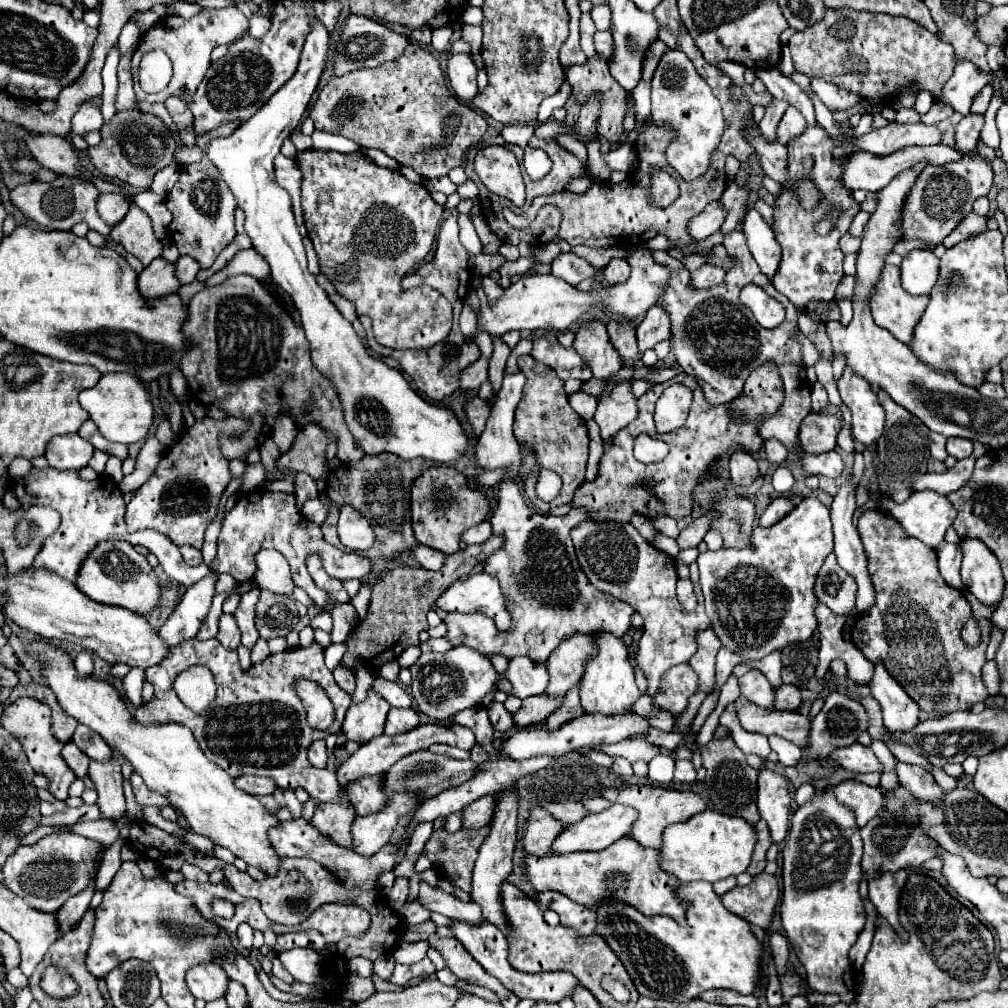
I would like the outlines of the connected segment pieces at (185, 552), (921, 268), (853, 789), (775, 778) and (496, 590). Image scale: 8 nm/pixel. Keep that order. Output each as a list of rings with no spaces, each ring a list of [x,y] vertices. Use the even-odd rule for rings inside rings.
[[[182,547],[182,557],[188,565],[200,565],[202,563],[202,553],[196,547]]]
[[[912,251],[902,261],[902,287],[912,295],[930,295],[940,271],[932,251]]]
[[[844,781],[840,785],[828,785],[826,789],[834,789],[838,801],[854,809],[858,827],[864,827],[884,811],[884,797],[878,787],[868,787],[858,781]]]
[[[762,769],[758,777],[758,811],[768,823],[774,843],[782,843],[790,829],[790,809],[792,799],[788,783],[782,775]]]
[[[472,573],[468,579],[456,581],[450,589],[446,589],[446,593],[442,593],[436,607],[456,613],[484,613],[500,631],[510,627],[510,613],[506,609],[498,579],[488,573]]]

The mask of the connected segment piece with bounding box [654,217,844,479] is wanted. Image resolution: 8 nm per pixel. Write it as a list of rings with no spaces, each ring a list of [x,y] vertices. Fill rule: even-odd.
[[[744,217],[740,219],[738,227],[730,231],[730,235],[724,239],[724,247],[728,255],[734,259],[734,265],[732,269],[726,271],[724,281],[714,289],[704,289],[704,291],[690,289],[688,271],[680,265],[680,261],[670,257],[666,251],[654,251],[654,261],[670,269],[670,281],[664,287],[662,297],[658,297],[656,305],[662,305],[670,317],[672,351],[676,355],[678,365],[684,369],[684,373],[696,377],[696,381],[702,385],[704,395],[712,405],[720,405],[720,403],[732,401],[734,397],[740,397],[748,373],[766,361],[774,361],[780,369],[786,397],[778,413],[774,413],[772,417],[764,419],[758,425],[762,439],[776,437],[786,447],[796,449],[802,461],[802,469],[806,473],[826,475],[830,479],[836,479],[842,475],[842,469],[844,469],[842,457],[836,451],[828,451],[822,455],[806,455],[798,447],[798,429],[810,411],[810,383],[806,379],[806,367],[802,363],[802,349],[800,349],[800,343],[796,341],[798,315],[796,315],[794,305],[790,305],[790,301],[786,301],[786,297],[782,297],[782,293],[778,293],[772,287],[772,283],[766,281],[766,277],[762,277],[752,253],[748,251],[742,225],[744,225]],[[748,283],[760,285],[766,293],[770,293],[774,299],[778,299],[784,305],[786,321],[780,327],[772,331],[760,327],[754,315],[750,313],[750,309],[738,299],[740,289]]]

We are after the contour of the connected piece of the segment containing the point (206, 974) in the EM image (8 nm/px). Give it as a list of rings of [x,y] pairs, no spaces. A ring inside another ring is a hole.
[[[204,963],[186,973],[186,983],[196,999],[216,1001],[226,995],[228,975],[218,963]]]

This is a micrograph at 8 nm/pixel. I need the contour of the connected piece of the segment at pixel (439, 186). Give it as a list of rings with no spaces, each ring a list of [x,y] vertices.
[[[444,177],[444,179],[430,179],[430,181],[426,183],[426,189],[428,189],[428,191],[442,191],[442,193],[446,193],[446,195],[456,193],[456,185],[454,185],[448,177]]]

